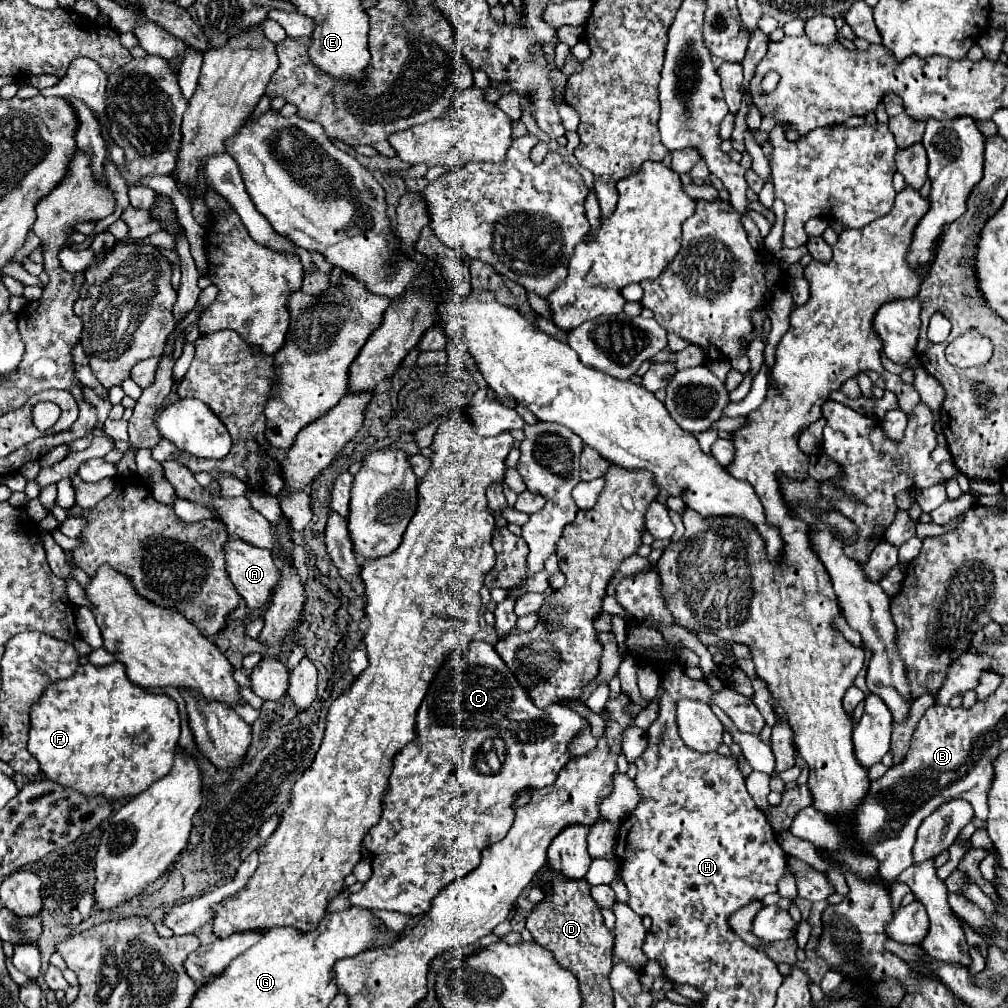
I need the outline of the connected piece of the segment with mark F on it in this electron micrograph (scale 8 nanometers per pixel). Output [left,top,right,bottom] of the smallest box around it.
[29,662,181,800]

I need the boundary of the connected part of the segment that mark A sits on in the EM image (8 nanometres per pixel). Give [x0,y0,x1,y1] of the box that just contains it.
[223,538,279,608]

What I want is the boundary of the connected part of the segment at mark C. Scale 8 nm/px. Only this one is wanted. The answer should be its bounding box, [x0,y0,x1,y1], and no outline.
[351,640,589,916]

